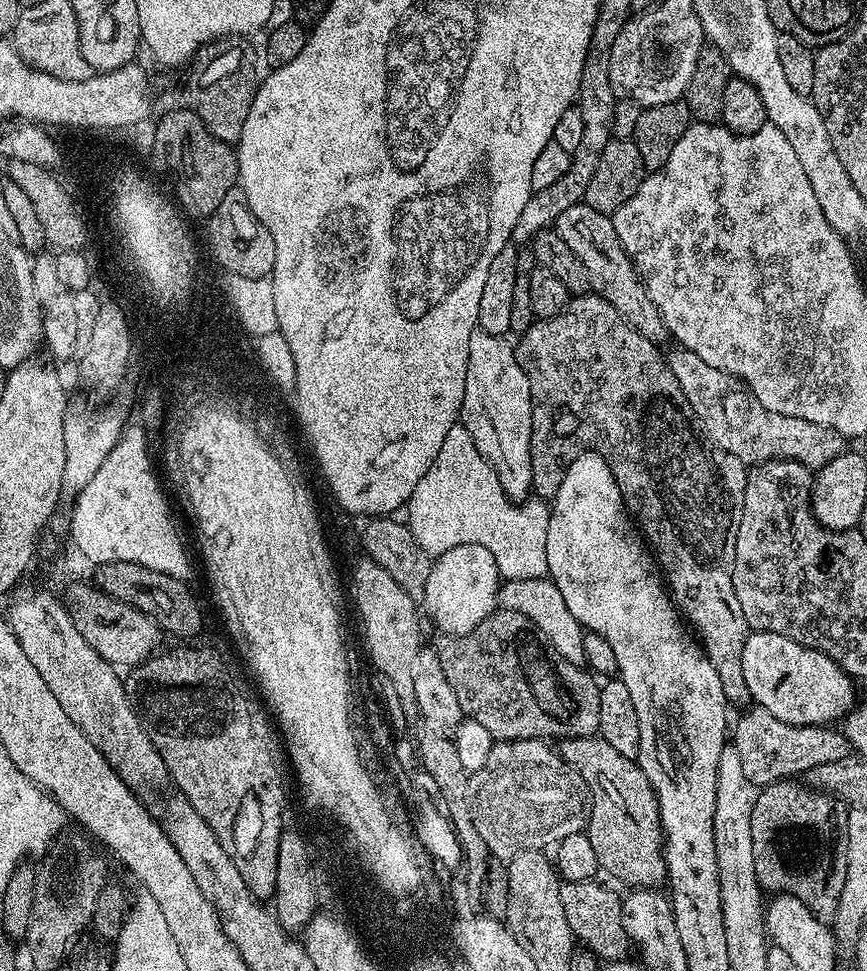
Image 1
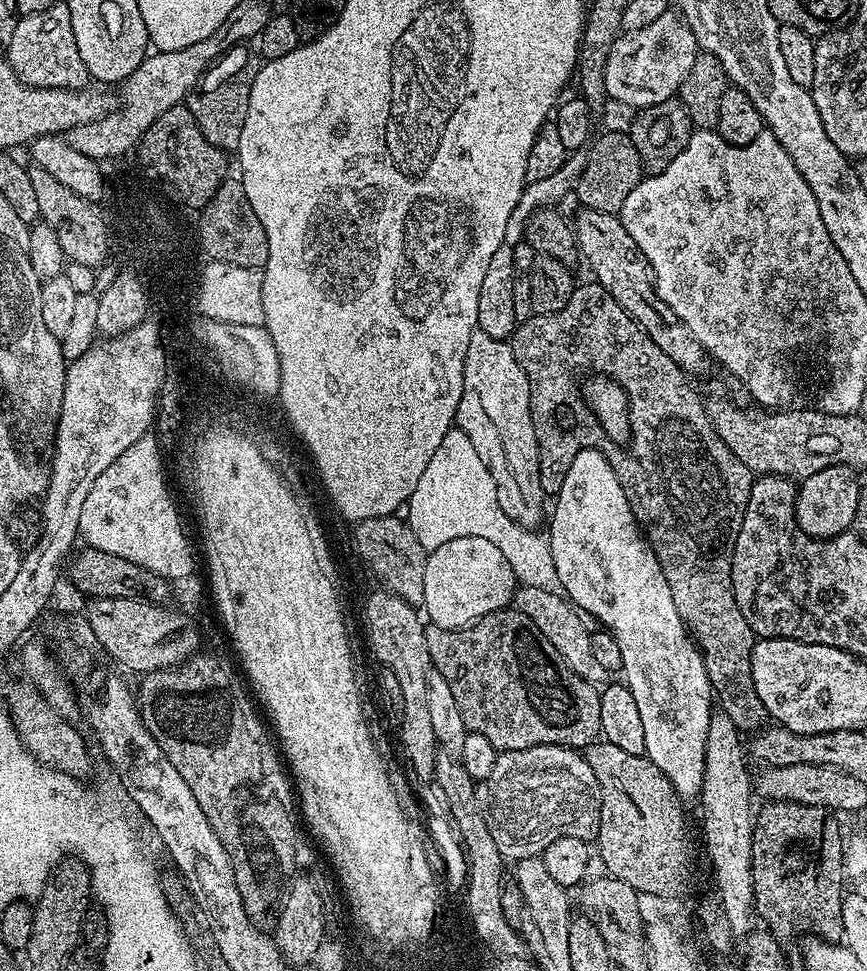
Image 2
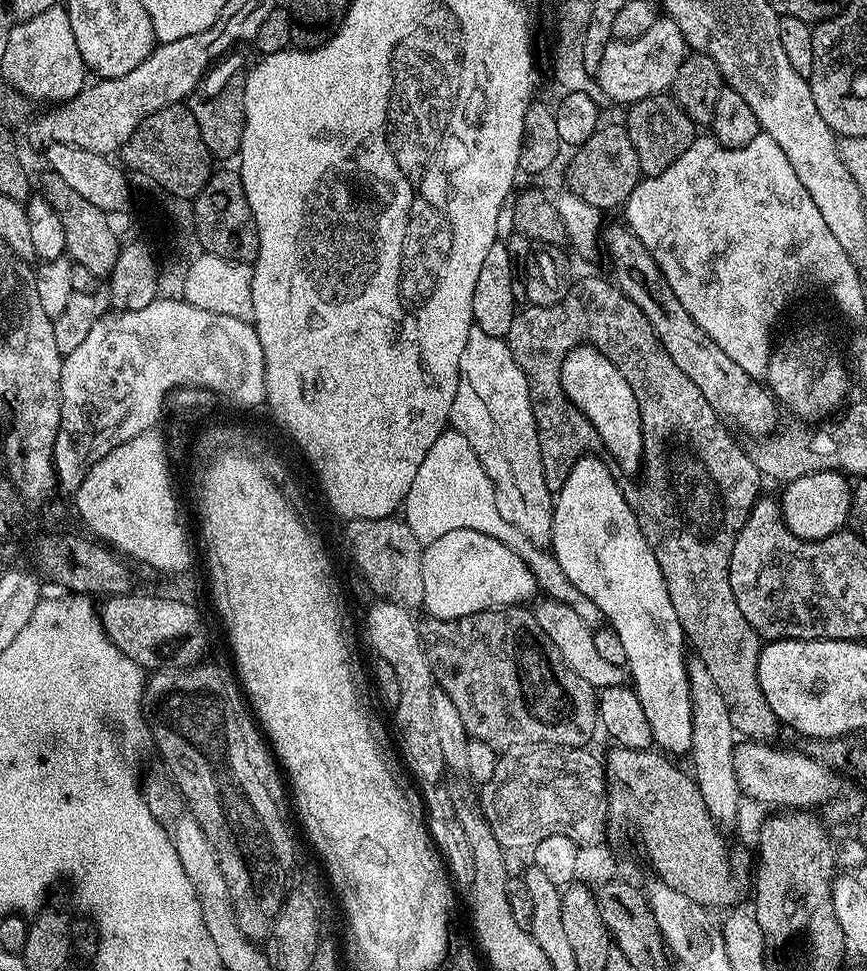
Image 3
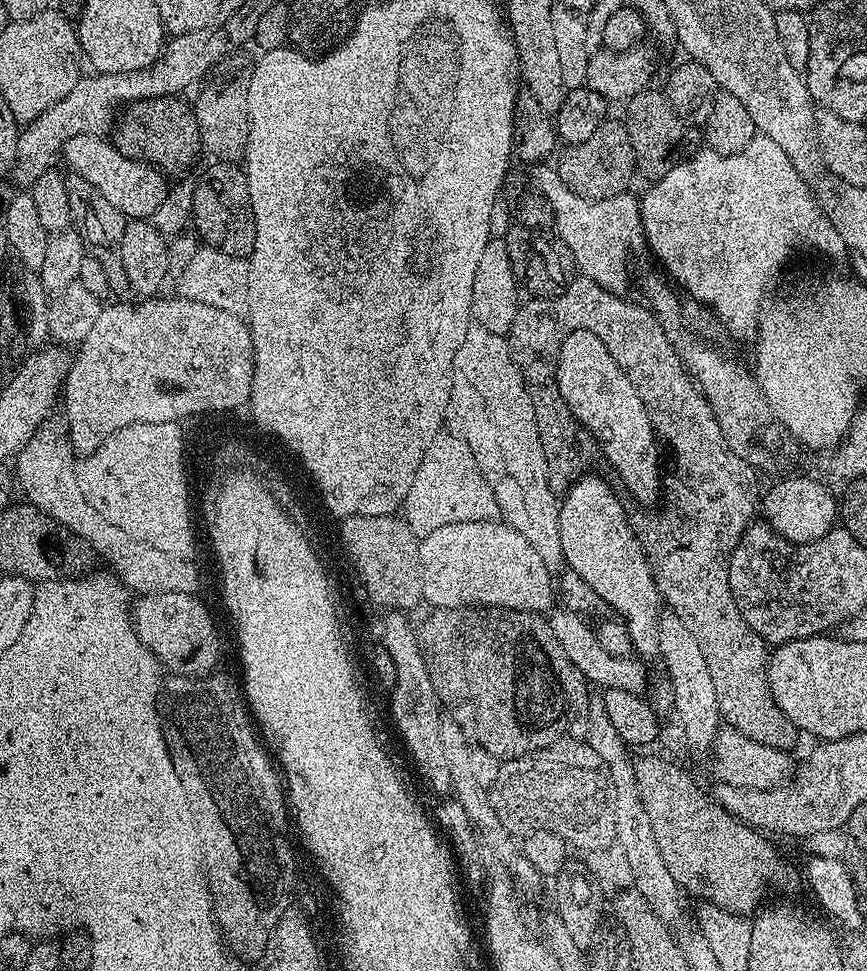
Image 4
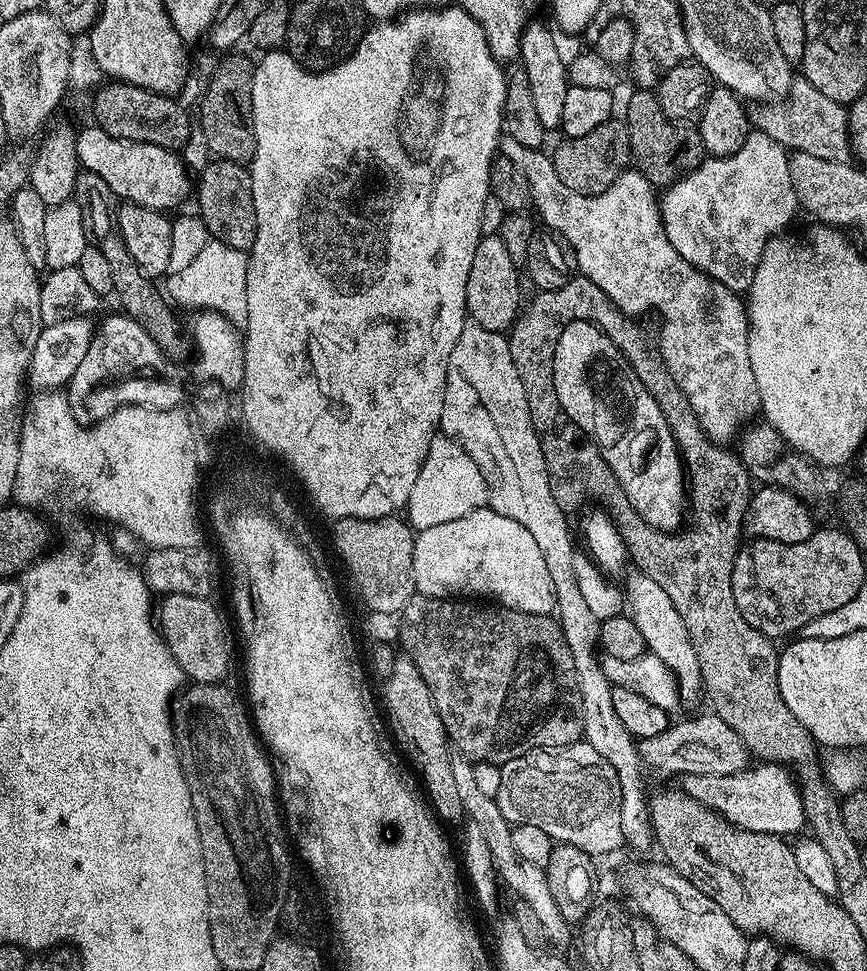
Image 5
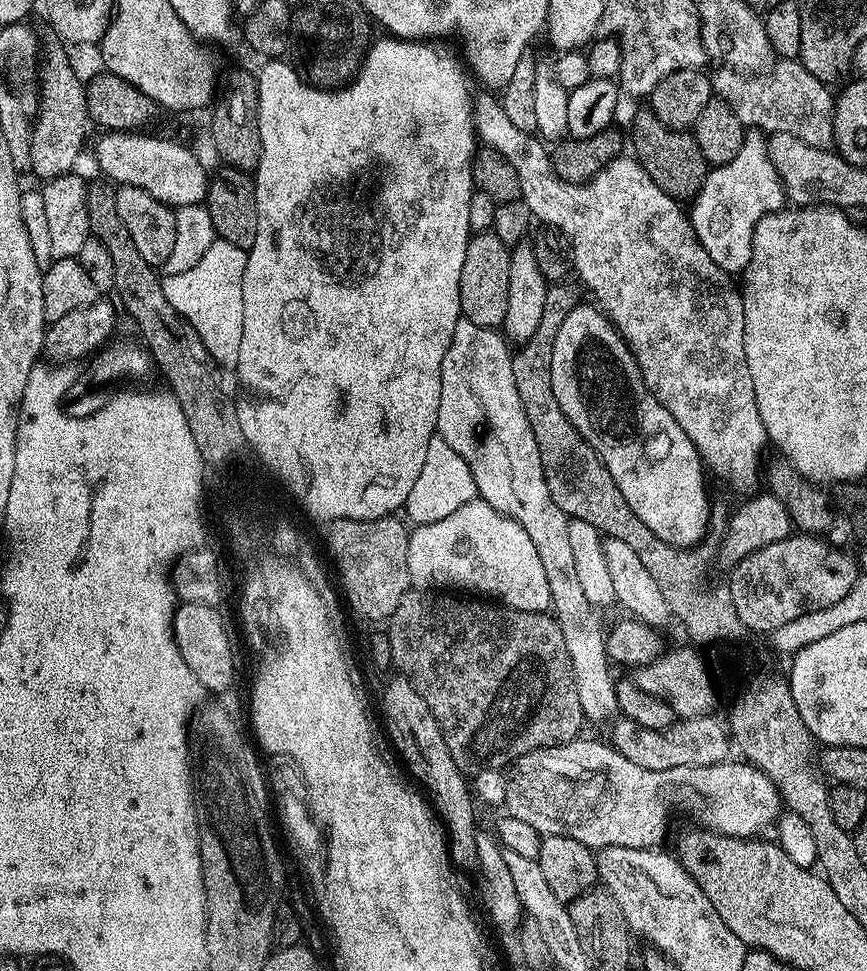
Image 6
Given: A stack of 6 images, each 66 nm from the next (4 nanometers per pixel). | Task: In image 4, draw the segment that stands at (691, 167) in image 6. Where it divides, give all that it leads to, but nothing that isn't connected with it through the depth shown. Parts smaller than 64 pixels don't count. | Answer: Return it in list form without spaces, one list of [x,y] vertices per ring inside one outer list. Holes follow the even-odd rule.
[[[656,86],[644,88],[626,101],[622,121],[629,131],[631,145],[636,159],[635,171],[641,176],[649,176],[649,181],[655,182],[664,177],[674,166],[694,155],[701,147],[702,132],[697,125],[689,124],[682,119],[674,106],[670,106],[668,95]]]

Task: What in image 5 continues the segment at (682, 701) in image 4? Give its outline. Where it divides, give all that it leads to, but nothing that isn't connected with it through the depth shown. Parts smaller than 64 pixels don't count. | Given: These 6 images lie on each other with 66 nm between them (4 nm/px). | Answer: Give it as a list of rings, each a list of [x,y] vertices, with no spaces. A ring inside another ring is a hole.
[[[635,574],[628,580],[626,587],[626,608],[633,622],[644,639],[644,647],[651,655],[662,658],[666,666],[674,674],[676,684],[680,688],[680,698],[685,705],[692,704],[704,692],[704,679],[698,662],[698,654],[694,650],[694,642],[690,638],[690,630],[686,630],[686,622],[682,622],[682,614],[674,610],[674,602],[666,595],[666,590],[658,586],[650,577]]]

